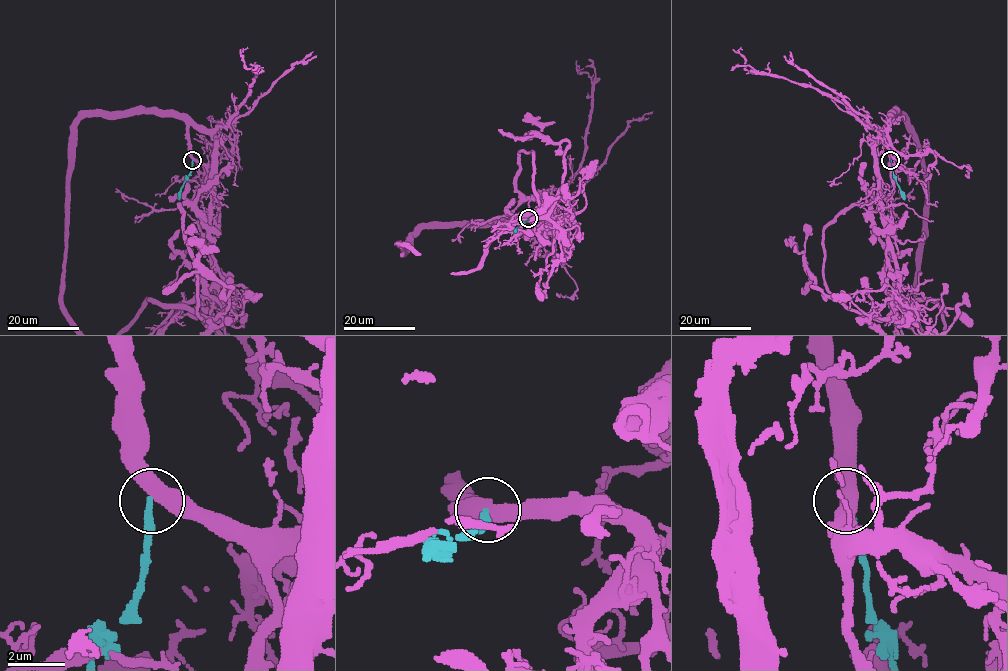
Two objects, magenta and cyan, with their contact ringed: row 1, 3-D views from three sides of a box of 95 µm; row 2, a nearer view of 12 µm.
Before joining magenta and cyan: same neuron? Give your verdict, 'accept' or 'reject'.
reject

